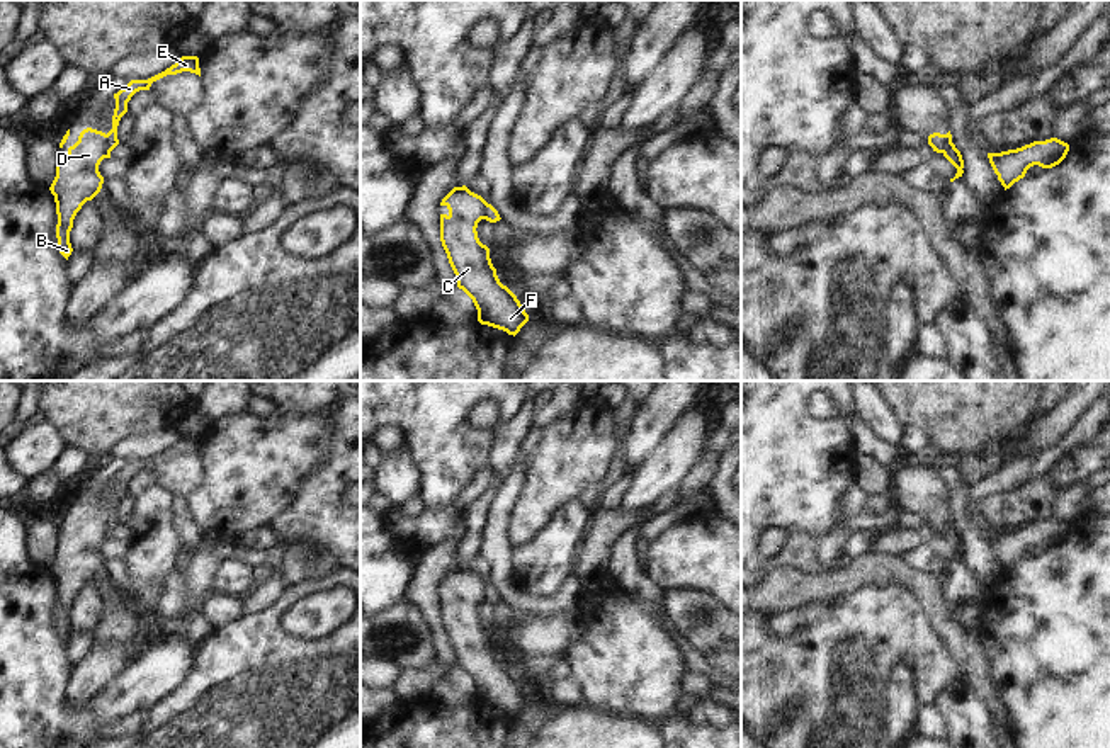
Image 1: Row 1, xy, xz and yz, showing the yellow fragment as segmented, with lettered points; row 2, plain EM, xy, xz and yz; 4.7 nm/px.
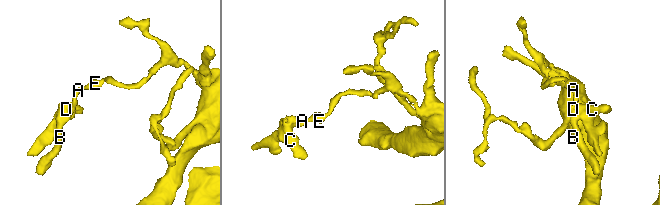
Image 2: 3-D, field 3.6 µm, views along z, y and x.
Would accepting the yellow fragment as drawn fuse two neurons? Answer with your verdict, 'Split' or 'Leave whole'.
Split

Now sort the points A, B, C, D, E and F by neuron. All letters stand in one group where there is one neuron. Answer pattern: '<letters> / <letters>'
A E / B C D F

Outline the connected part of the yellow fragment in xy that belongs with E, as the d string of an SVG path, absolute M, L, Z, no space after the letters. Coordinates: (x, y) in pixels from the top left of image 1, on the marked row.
M182 56L175 65L167 68L165 71L148 78L148 80L131 80L124 88L121 88L117 94L114 94L116 99L116 109L112 116L112 129L105 134L105 156L110 158L110 151L119 144L117 139L117 126L121 117L127 112L127 102L131 97L139 90L150 90L151 83L167 76L167 75L177 75L182 71L190 71L201 76L199 68L199 58L197 56Z

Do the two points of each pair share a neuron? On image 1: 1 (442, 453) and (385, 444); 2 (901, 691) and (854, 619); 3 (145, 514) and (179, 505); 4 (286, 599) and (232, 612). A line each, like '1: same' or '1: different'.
1: different
2: different
3: different
4: different

